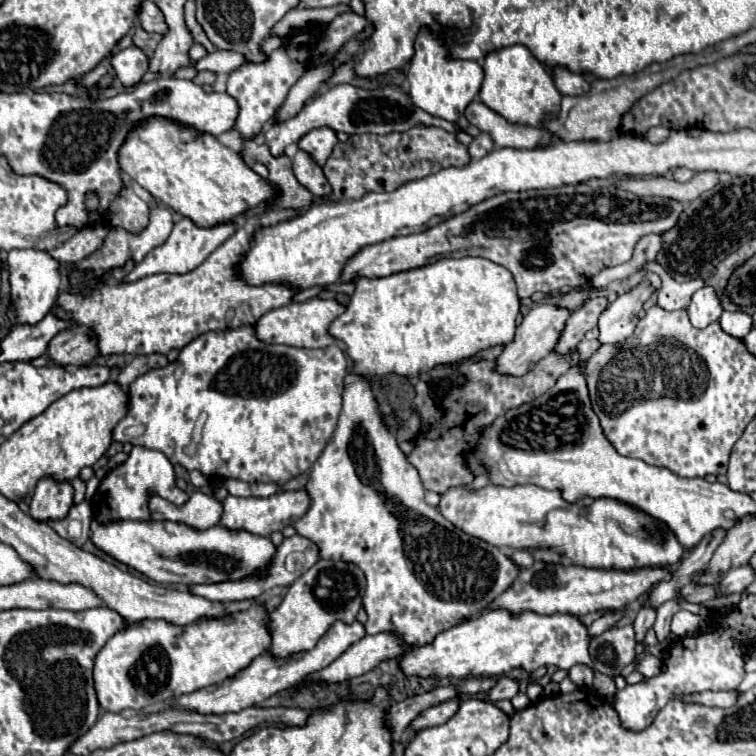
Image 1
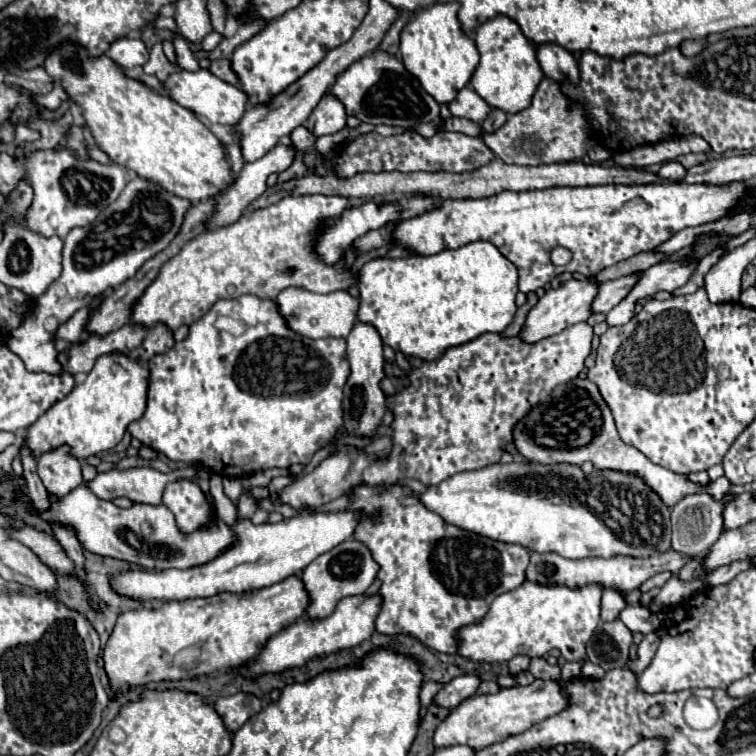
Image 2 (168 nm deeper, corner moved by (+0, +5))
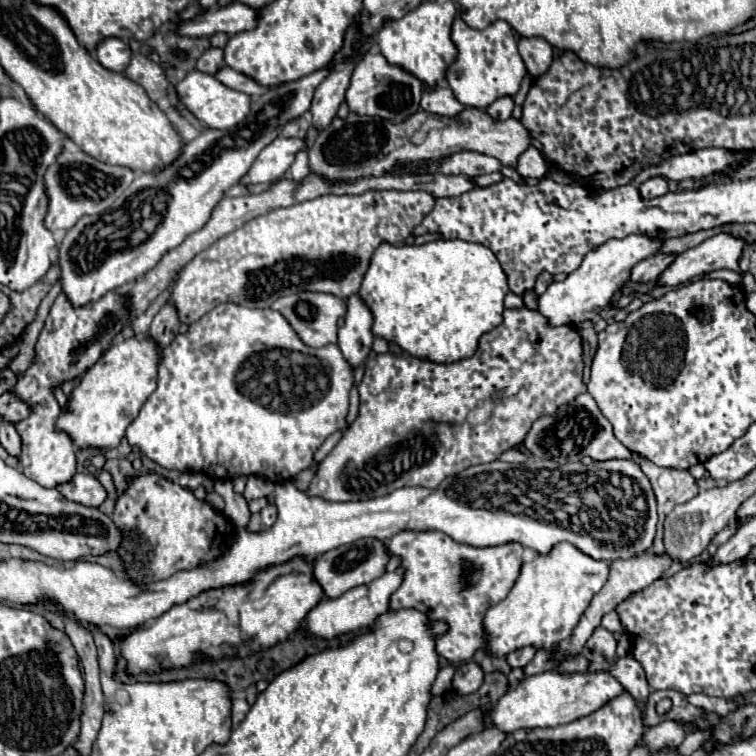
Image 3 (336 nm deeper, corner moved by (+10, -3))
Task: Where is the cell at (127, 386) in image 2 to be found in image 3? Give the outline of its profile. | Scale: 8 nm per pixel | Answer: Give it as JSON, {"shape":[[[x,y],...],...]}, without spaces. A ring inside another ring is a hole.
{"shape":[[[128,337],[114,343],[92,369],[86,371],[80,385],[68,397],[68,411],[58,417],[56,427],[66,431],[80,447],[118,447],[126,427],[138,417],[142,405],[156,389],[160,347],[154,337]]]}

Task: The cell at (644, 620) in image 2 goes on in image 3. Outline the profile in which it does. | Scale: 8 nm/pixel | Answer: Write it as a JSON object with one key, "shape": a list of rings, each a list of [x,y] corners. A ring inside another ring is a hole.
{"shape":[[[610,611],[610,613],[606,613],[606,615],[602,617],[602,621],[600,621],[600,625],[602,625],[604,629],[608,629],[608,631],[612,631],[612,633],[624,633],[624,629],[622,629],[622,623],[618,621],[618,615],[616,615],[614,611]]]}

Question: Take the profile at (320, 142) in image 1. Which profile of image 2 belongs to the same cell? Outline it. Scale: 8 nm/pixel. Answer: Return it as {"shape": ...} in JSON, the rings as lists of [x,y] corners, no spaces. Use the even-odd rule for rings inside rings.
{"shape":[[[326,93],[322,97],[320,105],[316,105],[316,109],[306,119],[304,125],[314,133],[314,137],[334,135],[334,133],[338,133],[340,129],[346,127],[344,105],[340,105],[340,101],[336,101],[336,97]]]}

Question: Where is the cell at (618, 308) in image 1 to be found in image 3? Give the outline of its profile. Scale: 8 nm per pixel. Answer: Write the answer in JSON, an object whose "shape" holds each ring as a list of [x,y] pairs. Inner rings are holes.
{"shape":[[[718,233],[704,243],[684,251],[678,259],[658,277],[658,285],[676,287],[680,283],[688,283],[698,279],[702,273],[714,269],[732,269],[740,271],[738,259],[746,247],[746,241],[734,237],[730,233]]]}

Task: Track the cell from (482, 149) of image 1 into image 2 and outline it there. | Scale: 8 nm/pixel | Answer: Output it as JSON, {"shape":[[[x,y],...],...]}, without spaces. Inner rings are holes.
{"shape":[[[494,109],[488,115],[488,119],[482,123],[482,133],[494,133],[494,131],[498,131],[504,125],[504,121],[506,121],[506,113],[500,111],[500,109]]]}

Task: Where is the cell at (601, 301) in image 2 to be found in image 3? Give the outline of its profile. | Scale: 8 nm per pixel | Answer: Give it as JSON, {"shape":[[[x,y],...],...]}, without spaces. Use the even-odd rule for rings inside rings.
{"shape":[[[656,253],[644,261],[640,261],[634,269],[632,269],[632,281],[638,281],[638,283],[646,283],[646,281],[652,281],[656,279],[668,265],[672,265],[676,259],[674,253]]]}

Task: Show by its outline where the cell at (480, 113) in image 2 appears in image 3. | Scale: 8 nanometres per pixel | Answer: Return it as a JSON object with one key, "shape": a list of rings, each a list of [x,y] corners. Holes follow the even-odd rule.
{"shape":[[[436,85],[434,89],[424,87],[420,107],[424,111],[446,115],[446,117],[454,117],[454,113],[460,113],[464,109],[464,105],[450,93],[450,87],[446,85]]]}

